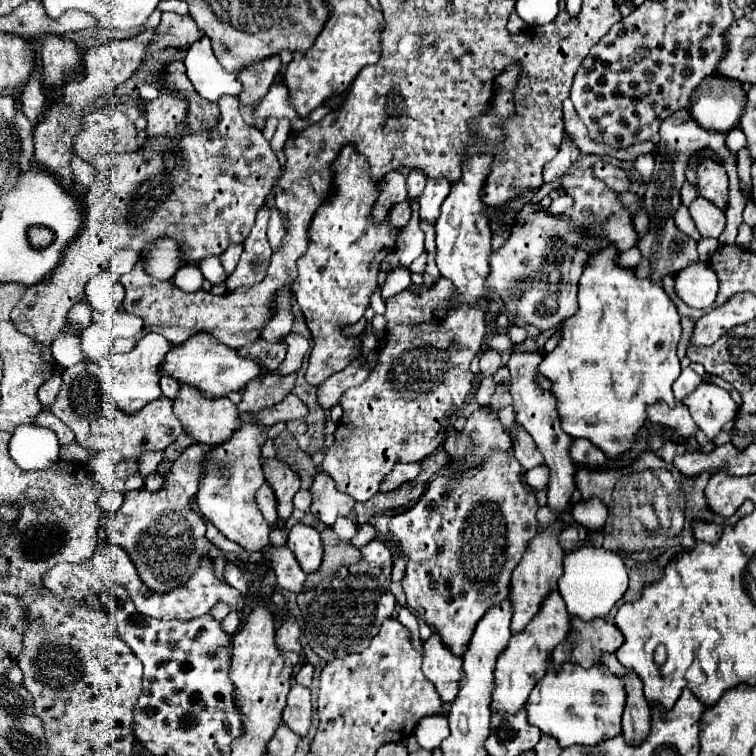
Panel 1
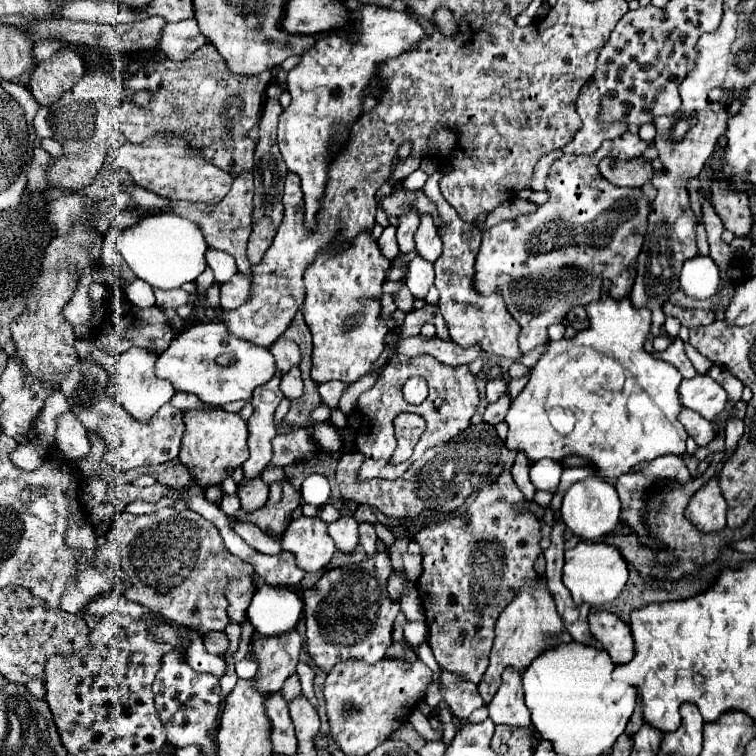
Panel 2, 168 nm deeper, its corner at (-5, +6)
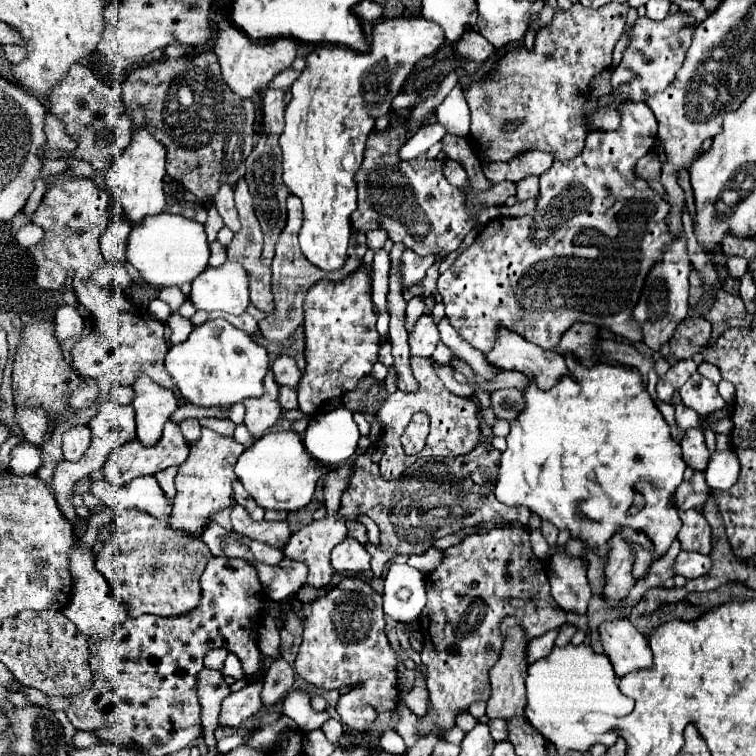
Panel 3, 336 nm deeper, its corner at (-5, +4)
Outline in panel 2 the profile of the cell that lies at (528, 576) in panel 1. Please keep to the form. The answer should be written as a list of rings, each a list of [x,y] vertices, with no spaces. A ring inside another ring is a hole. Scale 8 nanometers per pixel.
[[[538,577],[536,589],[526,587],[526,591],[522,591],[522,595],[518,595],[498,617],[496,639],[494,639],[494,647],[490,653],[490,665],[482,677],[482,683],[478,685],[484,703],[488,705],[492,701],[496,689],[502,683],[500,677],[506,667],[512,667],[516,671],[524,671],[532,663],[532,659],[536,659],[550,645],[550,639],[558,637],[564,631],[566,631],[564,621],[556,613],[554,599],[550,599],[550,595],[546,591],[546,577]]]

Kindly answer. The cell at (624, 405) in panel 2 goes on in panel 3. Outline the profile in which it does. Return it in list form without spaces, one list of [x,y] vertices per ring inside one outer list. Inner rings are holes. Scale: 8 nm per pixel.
[[[570,351],[564,353],[564,359],[572,373],[560,377],[552,389],[542,391],[536,387],[534,379],[528,379],[528,385],[522,391],[524,409],[510,421],[510,433],[506,437],[508,449],[500,459],[494,493],[506,505],[526,505],[542,519],[552,521],[558,529],[570,529],[572,537],[584,539],[588,549],[598,549],[600,555],[608,553],[606,543],[620,525],[630,525],[632,529],[646,533],[654,541],[654,551],[638,549],[634,577],[640,579],[648,565],[668,551],[680,529],[676,505],[670,505],[668,497],[674,495],[684,477],[686,463],[682,461],[682,447],[672,439],[670,425],[650,397],[648,383],[636,367],[630,369],[606,363],[584,367]],[[636,495],[642,495],[644,499],[644,505],[638,511],[634,511]],[[578,511],[582,511],[590,523],[580,521]]]

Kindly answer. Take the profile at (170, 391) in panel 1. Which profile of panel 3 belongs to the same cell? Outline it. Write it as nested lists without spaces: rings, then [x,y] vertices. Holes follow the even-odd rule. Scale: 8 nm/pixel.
[[[184,419],[178,425],[180,425],[180,431],[184,433],[186,443],[198,441],[198,437],[200,437],[200,421],[198,419]]]

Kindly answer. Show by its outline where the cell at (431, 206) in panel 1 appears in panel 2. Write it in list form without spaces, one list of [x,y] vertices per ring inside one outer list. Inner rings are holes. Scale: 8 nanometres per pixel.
[[[424,215],[420,221],[420,227],[414,233],[416,241],[416,253],[426,259],[428,263],[434,263],[442,253],[442,243],[438,239],[438,229],[434,223],[430,223],[430,215]]]

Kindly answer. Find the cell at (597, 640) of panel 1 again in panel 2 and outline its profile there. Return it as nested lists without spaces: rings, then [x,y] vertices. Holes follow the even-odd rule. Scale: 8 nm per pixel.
[[[594,609],[588,621],[592,635],[608,651],[612,663],[628,663],[634,657],[634,639],[628,623],[618,619],[614,613],[600,609]]]

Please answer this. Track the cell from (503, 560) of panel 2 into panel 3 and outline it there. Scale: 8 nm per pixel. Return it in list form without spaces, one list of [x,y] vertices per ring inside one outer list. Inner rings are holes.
[[[516,525],[474,533],[442,553],[440,565],[426,579],[428,603],[418,619],[424,633],[422,665],[432,701],[432,711],[424,715],[420,725],[422,735],[434,731],[436,725],[444,733],[454,727],[454,717],[468,709],[470,703],[490,697],[488,671],[500,655],[500,621],[506,615],[518,617],[530,639],[558,629],[566,621],[550,595],[548,575],[532,553],[526,527]]]

